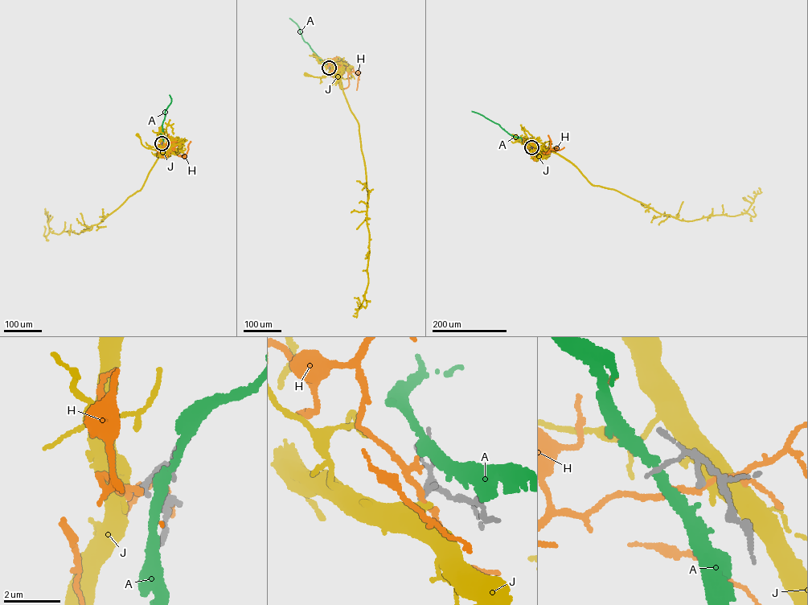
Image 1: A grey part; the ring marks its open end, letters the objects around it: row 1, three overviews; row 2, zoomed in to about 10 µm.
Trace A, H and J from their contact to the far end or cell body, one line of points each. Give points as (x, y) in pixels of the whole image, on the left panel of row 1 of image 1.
A: (162, 142), (165, 111), (171, 100), (170, 95)
H: (161, 143), (169, 146), (162, 150), (177, 154)
J: (161, 143), (160, 147), (162, 150), (147, 148), (141, 144), (137, 135)

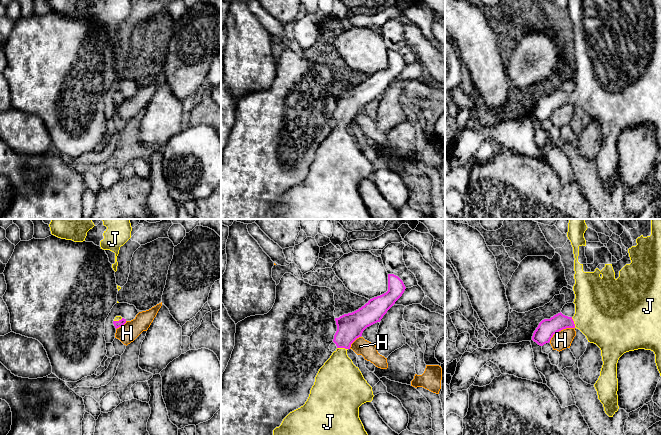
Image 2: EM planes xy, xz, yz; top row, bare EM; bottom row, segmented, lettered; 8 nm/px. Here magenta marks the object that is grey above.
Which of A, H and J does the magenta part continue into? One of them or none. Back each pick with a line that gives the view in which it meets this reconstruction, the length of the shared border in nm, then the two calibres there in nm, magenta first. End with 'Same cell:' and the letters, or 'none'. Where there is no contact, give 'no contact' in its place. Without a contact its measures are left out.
J: contact in xz; length 90 nm; calibres 220 and 320 nm
Same cell: J

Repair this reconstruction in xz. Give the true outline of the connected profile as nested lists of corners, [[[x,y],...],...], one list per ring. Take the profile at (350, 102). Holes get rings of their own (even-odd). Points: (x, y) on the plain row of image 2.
[[[388,50],[388,67],[370,75],[358,86],[335,94],[337,107],[333,118],[337,125],[319,145],[309,173],[300,184],[290,188],[273,212],[279,219],[372,219],[359,194],[359,183],[373,176],[372,163],[347,131],[351,120],[363,107],[380,98],[387,87],[402,72],[406,63],[394,50]]]

